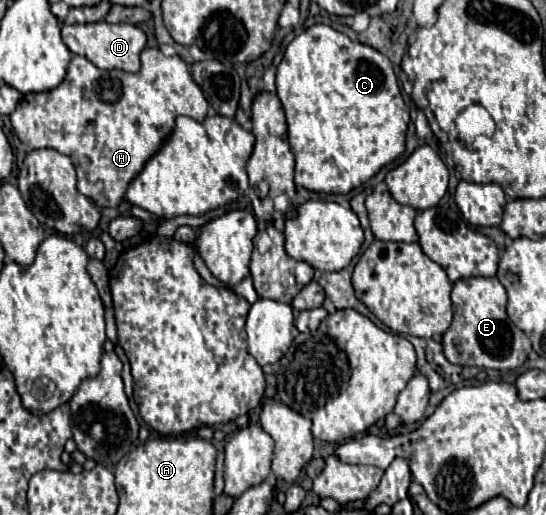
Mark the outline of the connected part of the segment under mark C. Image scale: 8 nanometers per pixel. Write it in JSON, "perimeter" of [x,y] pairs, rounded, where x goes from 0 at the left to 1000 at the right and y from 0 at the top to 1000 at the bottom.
{"perimeter":[[[597,47],[568,50],[524,89],[505,136],[505,186],[524,221],[527,276],[540,307],[540,357],[568,373],[637,377],[740,295],[751,221],[714,117],[670,85],[645,82],[634,66]]]}

